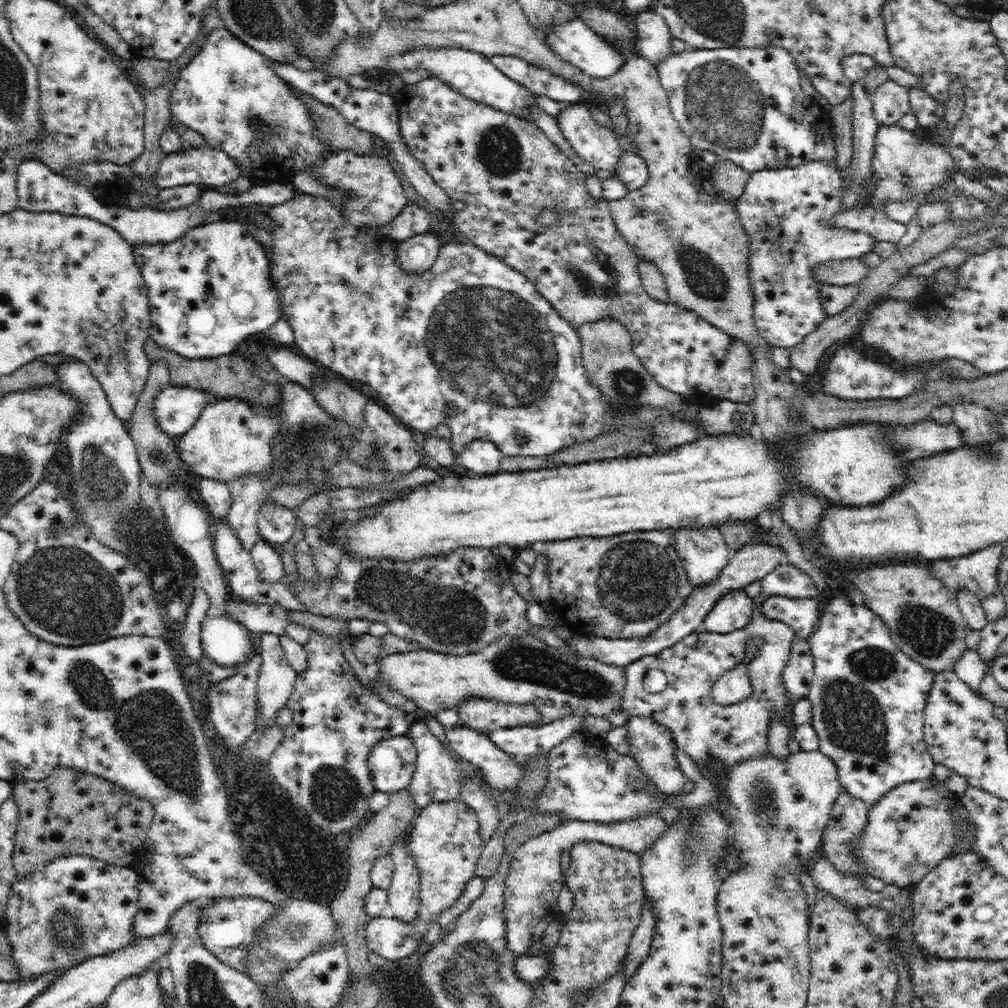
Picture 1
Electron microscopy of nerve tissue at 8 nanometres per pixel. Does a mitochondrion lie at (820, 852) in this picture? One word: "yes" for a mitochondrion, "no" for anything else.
no

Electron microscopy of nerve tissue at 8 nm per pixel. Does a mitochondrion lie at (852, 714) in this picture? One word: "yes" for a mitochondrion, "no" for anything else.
yes

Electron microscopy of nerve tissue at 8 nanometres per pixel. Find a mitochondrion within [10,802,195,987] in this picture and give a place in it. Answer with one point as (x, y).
(65, 930)

